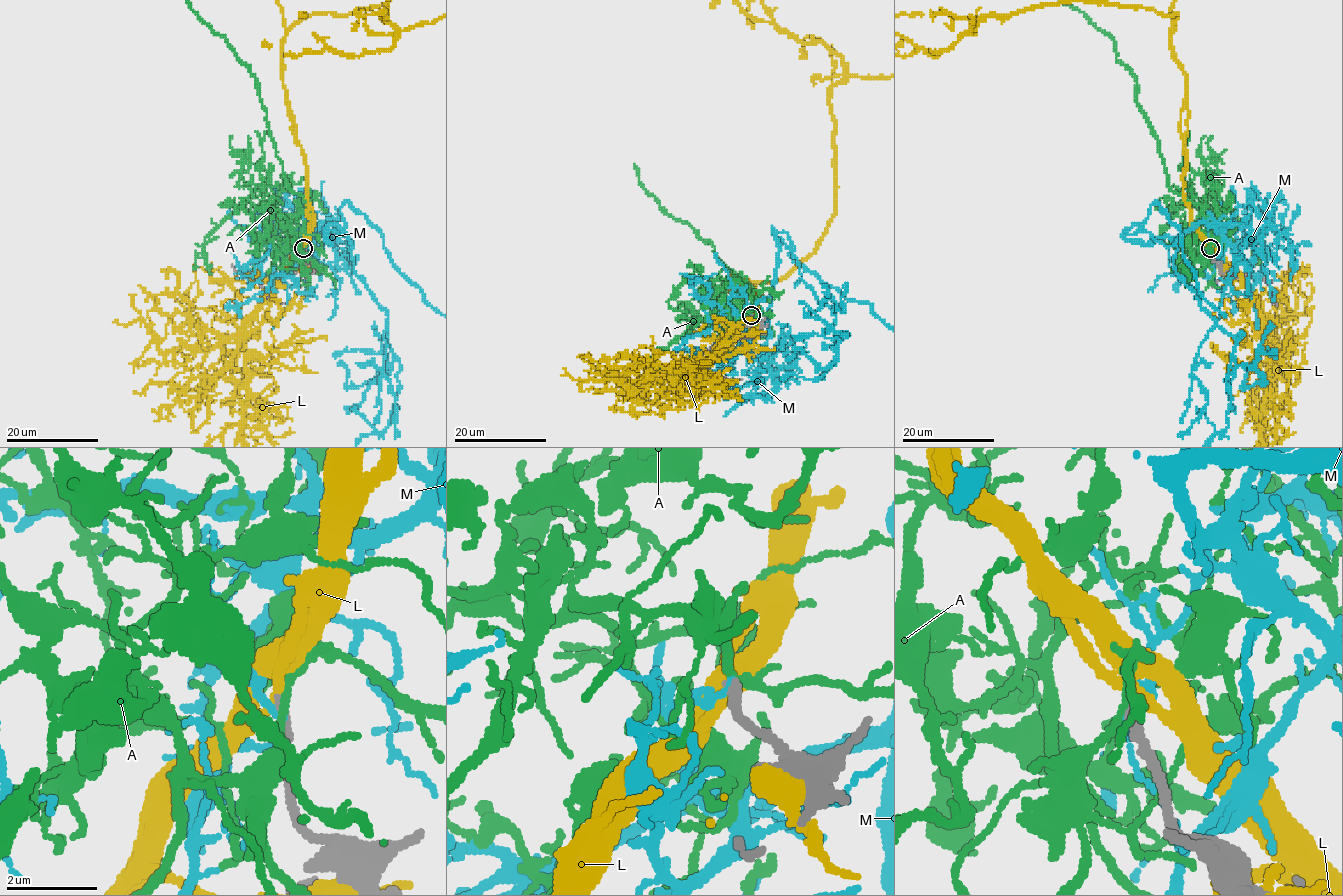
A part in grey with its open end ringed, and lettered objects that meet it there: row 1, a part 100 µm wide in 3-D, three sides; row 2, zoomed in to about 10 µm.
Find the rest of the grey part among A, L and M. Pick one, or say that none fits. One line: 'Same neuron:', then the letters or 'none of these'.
Same neuron: none of these

